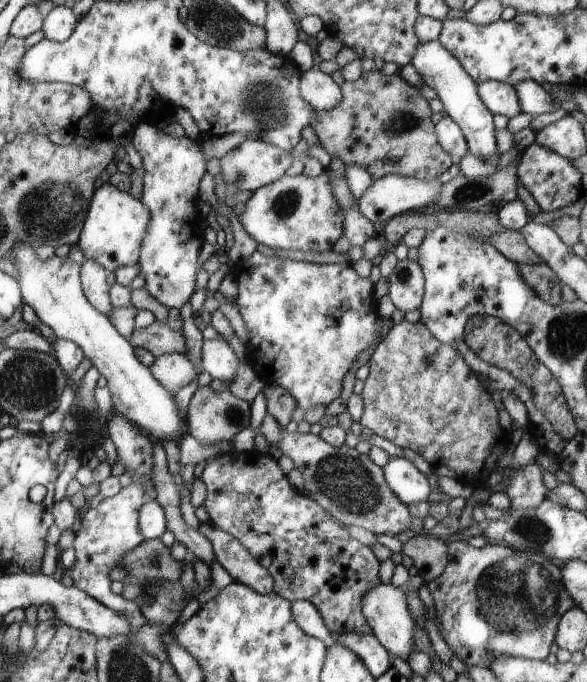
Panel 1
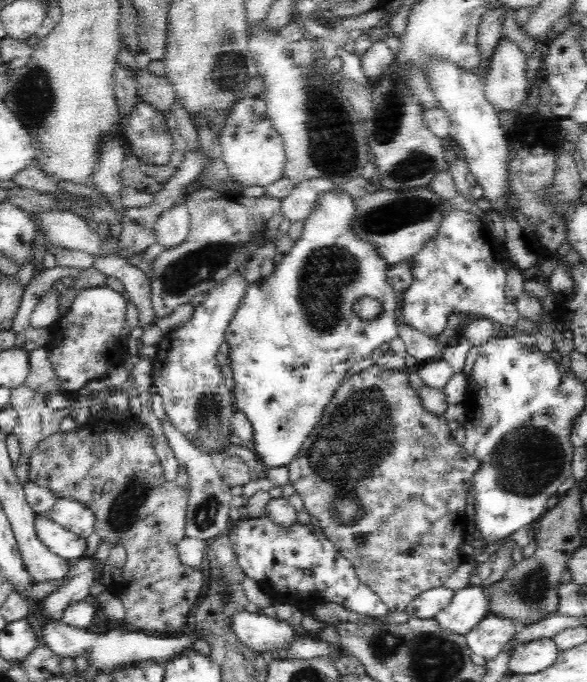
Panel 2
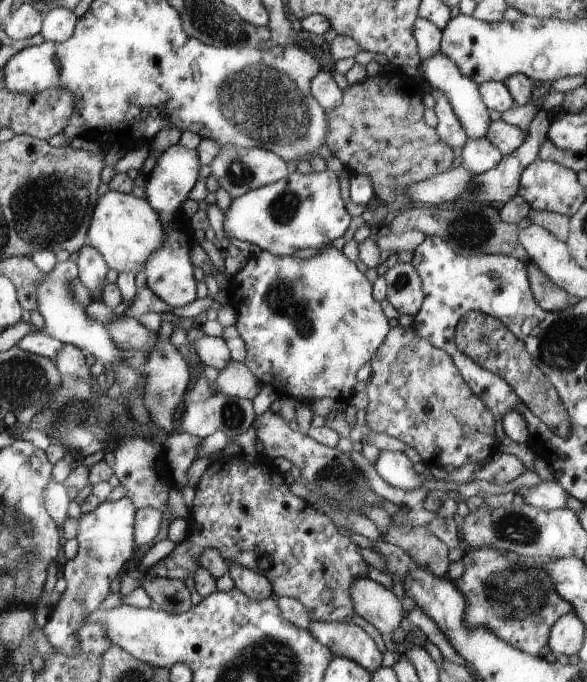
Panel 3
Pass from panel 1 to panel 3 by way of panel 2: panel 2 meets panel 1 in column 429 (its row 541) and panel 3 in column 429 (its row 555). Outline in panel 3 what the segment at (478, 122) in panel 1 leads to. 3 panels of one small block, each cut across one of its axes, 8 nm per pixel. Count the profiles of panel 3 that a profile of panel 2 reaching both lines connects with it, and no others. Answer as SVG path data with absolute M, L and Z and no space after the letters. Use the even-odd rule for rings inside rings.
M442 51L438 52L438 54L432 54L428 60L422 60L419 67L424 72L426 84L430 84L432 88L438 88L438 92L442 92L448 98L448 102L452 104L452 110L456 112L456 116L463 123L467 136L474 138L474 140L485 138L486 134L488 134L488 126L490 126L491 120L488 107L480 96L479 84L472 82L466 74L462 74L460 68L448 56L444 56Z

